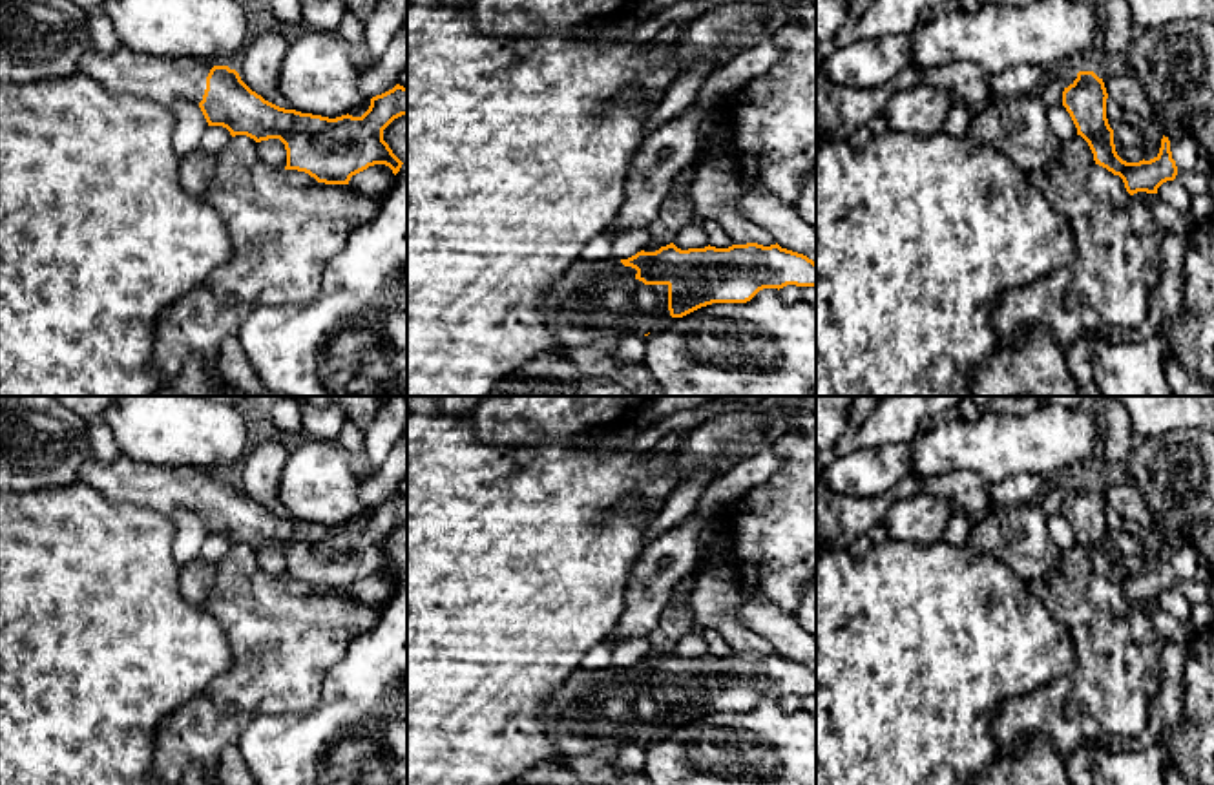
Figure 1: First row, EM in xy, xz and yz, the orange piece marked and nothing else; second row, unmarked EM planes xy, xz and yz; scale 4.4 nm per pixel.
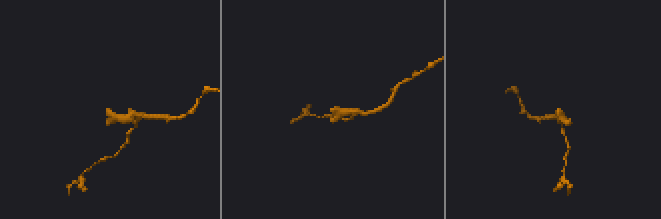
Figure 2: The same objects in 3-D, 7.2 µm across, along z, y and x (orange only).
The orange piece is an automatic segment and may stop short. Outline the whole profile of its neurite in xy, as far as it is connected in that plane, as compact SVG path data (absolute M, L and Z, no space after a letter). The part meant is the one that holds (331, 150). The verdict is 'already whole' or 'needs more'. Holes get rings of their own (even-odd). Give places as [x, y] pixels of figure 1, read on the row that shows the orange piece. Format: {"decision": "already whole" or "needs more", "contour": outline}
{"decision": "already whole", "contour": "M214 66L206 77L206 89L199 108L208 126L223 126L232 137L246 135L256 142L279 139L287 150L285 170L305 172L318 183L349 184L351 177L374 164L385 164L396 175L402 161L383 141L383 130L398 117L407 115L407 88L392 89L371 99L361 117L341 115L336 119L279 108L252 91L235 69Z"}

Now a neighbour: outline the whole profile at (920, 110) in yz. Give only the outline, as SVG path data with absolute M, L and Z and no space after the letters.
M918 84L893 93L882 113L893 131L933 135L942 131L951 108L953 100L944 89Z

